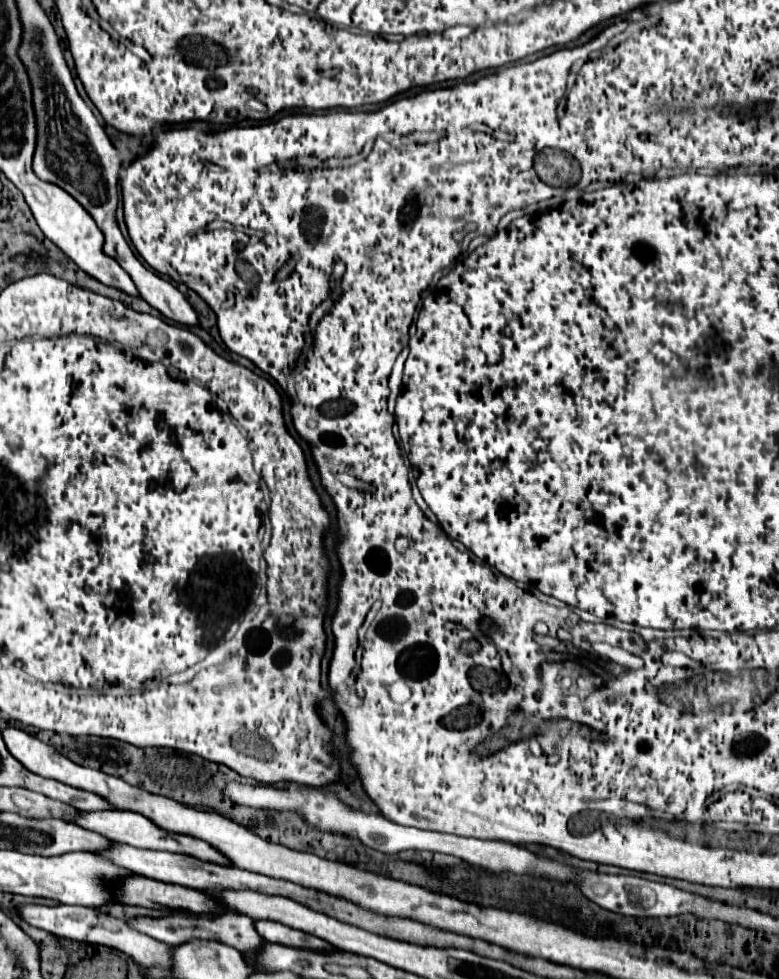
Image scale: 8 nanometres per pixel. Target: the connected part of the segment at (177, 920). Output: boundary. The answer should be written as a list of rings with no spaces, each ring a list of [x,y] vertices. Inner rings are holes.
[[[233,911],[215,915],[215,917],[185,917],[185,915],[177,915],[177,913],[161,917],[161,919],[135,917],[135,919],[129,919],[127,925],[133,925],[133,929],[139,929],[141,933],[145,933],[157,941],[163,941],[167,945],[183,945],[193,939],[205,939],[205,941],[219,941],[219,943],[231,945],[233,949],[241,951],[243,955],[259,953],[265,943],[265,939],[259,937],[259,933],[255,931],[255,919],[243,917],[241,913],[233,913]]]

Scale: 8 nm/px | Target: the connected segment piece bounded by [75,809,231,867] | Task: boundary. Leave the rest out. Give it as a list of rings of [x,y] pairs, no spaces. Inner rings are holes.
[[[91,811],[91,813],[79,813],[77,821],[79,827],[101,833],[103,837],[109,837],[115,843],[127,843],[127,845],[135,845],[139,849],[153,849],[153,851],[169,851],[169,853],[181,853],[181,855],[191,855],[199,861],[207,861],[207,863],[219,863],[219,865],[229,865],[231,861],[227,861],[227,857],[223,857],[223,853],[219,853],[217,849],[211,849],[211,845],[207,845],[205,841],[199,841],[195,837],[187,837],[181,833],[171,833],[165,831],[161,827],[157,827],[151,819],[143,817],[141,813],[133,813],[133,811]]]

